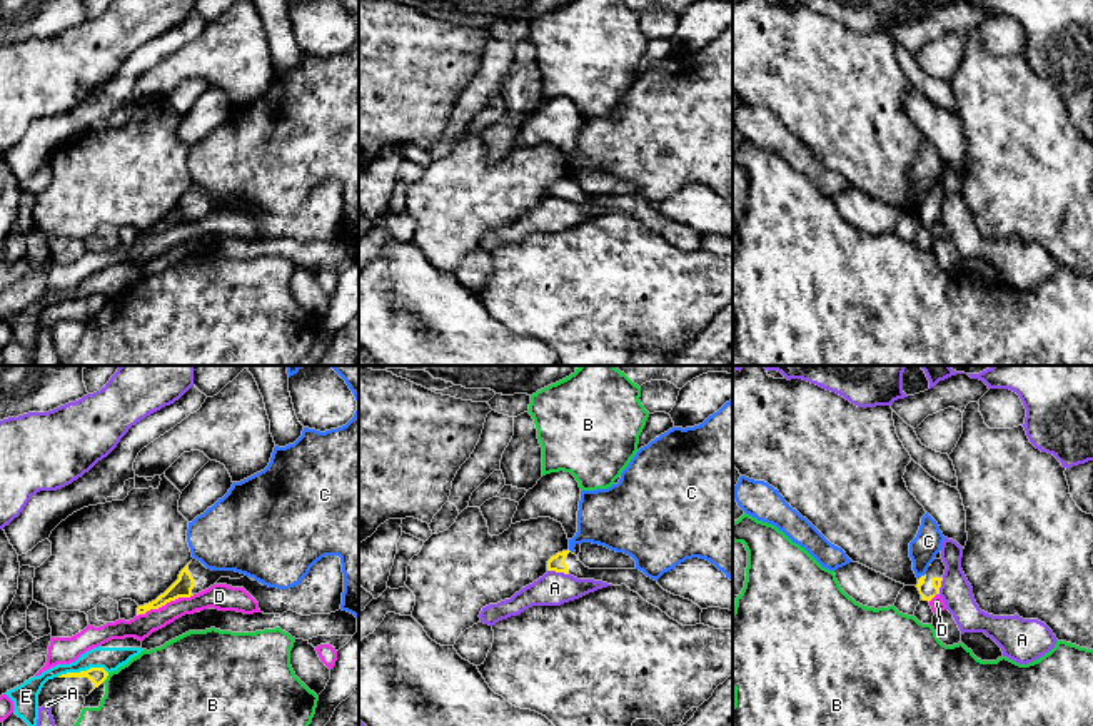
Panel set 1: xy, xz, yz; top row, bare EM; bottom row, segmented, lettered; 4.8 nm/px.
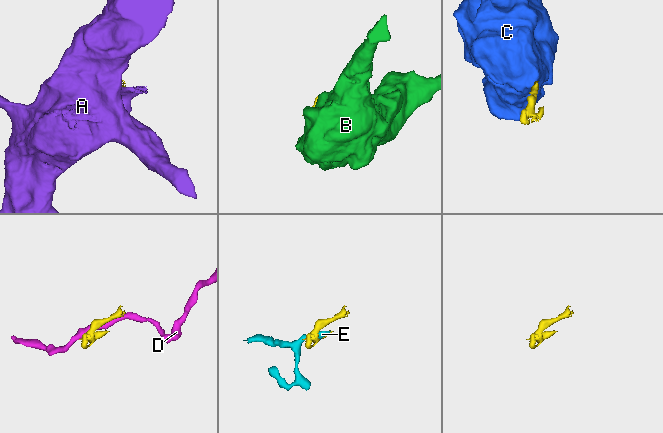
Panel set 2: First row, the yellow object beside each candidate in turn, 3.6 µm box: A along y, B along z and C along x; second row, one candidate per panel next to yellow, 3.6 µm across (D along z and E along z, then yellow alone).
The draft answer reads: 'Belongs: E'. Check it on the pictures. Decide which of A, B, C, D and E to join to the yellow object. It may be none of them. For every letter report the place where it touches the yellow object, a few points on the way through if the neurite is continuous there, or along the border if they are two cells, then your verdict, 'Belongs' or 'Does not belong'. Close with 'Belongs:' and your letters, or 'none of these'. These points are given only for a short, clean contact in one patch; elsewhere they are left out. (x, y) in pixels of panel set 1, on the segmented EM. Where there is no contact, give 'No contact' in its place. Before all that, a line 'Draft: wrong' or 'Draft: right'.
Draft: wrong
A: Touches yellow at xz (558, 571). Boundary: xz (548, 569), (568, 574). Does not belong
B: Touches yellow at xy (105, 678). Does not belong
C: Touches yellow at yz (921, 576). Boundary: yz (925, 573), (918, 579). Does not belong
D: Touches yellow at xy (166, 603). Does not belong
E: Touches yellow at xy (82, 671). Boundary: xy (107, 671), (87, 668), (57, 676). Does not belong
Belongs: none of these

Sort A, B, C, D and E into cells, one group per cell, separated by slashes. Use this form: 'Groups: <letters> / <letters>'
Groups: A / B / C / D / E

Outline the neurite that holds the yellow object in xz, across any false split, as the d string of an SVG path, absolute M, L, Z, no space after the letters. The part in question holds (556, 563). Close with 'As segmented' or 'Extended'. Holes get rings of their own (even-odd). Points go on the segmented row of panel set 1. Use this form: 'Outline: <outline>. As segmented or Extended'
Outline: M567 551L557 552L547 561L547 571L571 574L577 579L594 579L612 586L626 584L644 601L659 608L671 619L682 626L701 624L703 609L689 599L664 591L657 581L647 577L639 569L589 569L579 557Z. Extended

